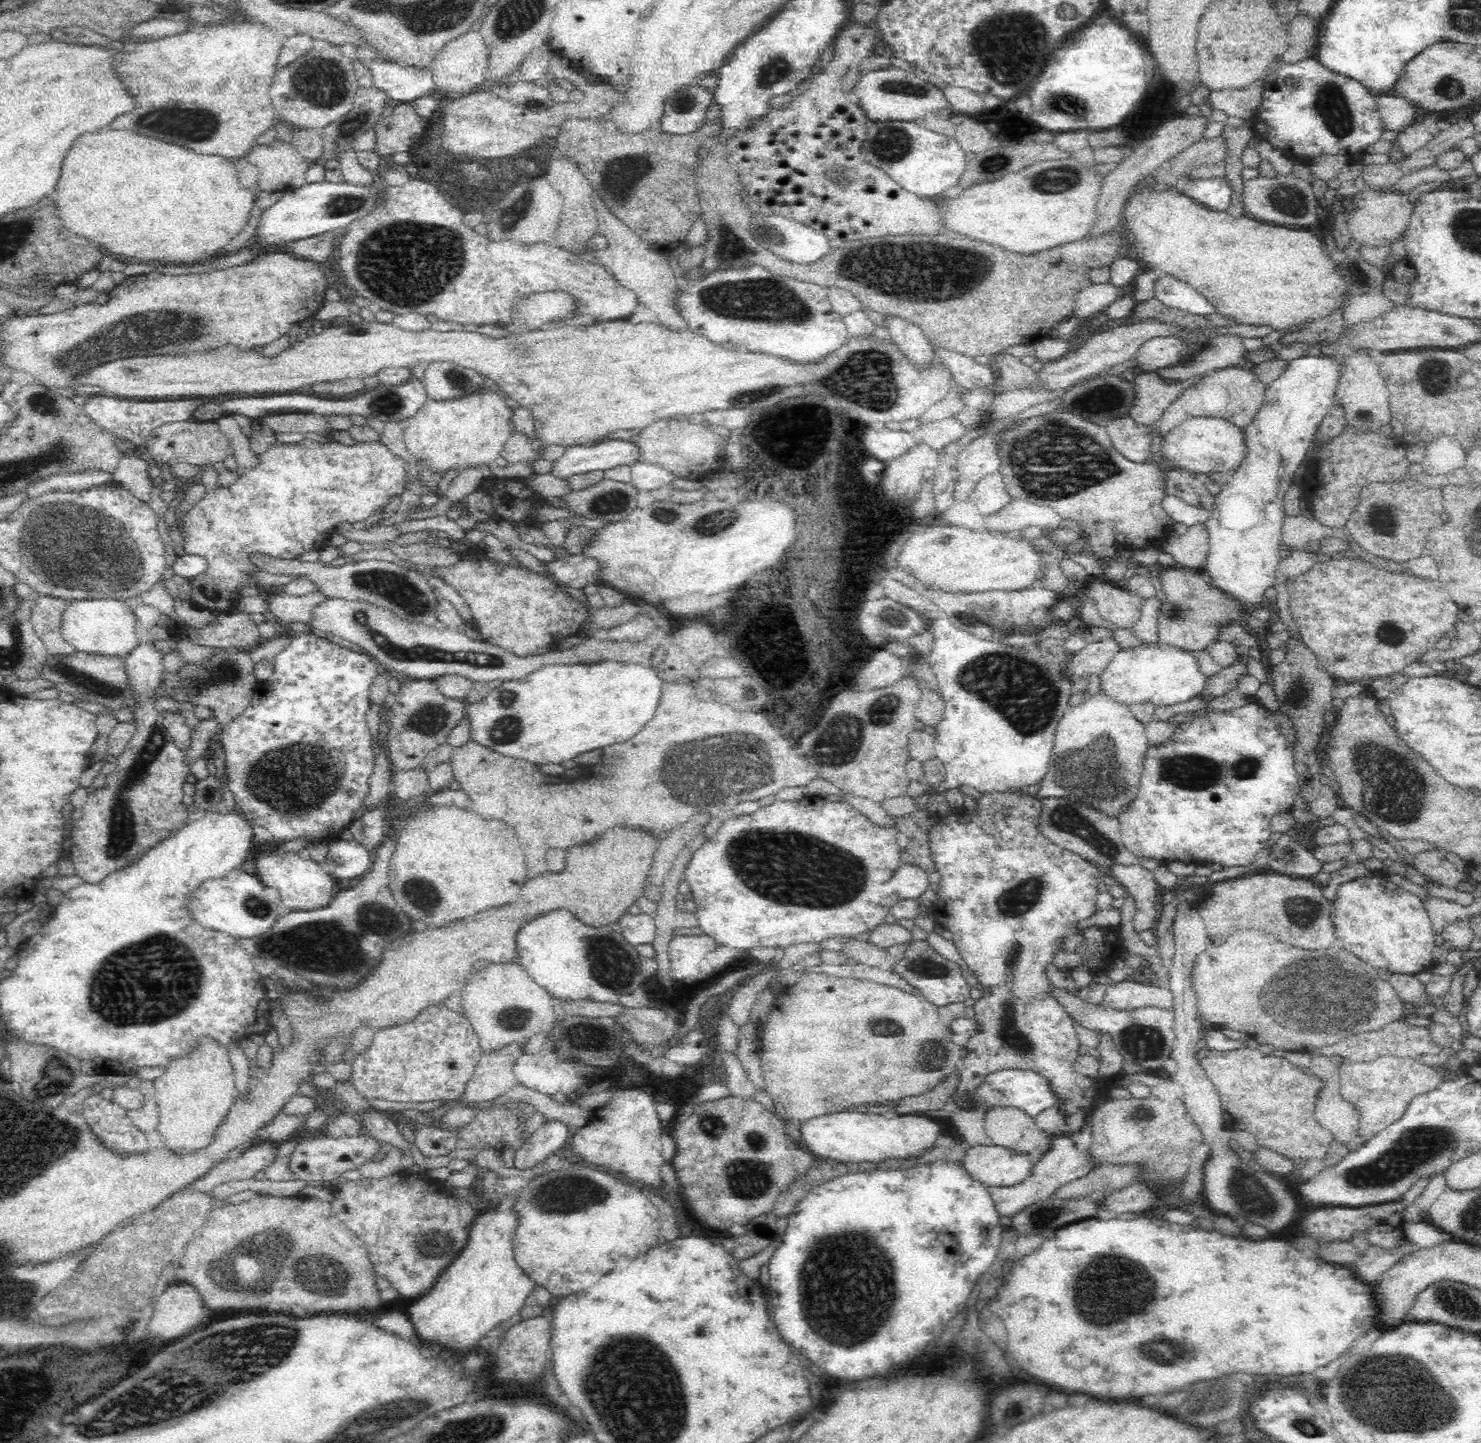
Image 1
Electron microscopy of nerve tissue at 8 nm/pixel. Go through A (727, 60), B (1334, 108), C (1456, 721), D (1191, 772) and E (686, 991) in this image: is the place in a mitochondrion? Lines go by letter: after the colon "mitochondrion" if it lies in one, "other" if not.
A: other
B: mitochondrion
C: other
D: mitochondrion
E: other

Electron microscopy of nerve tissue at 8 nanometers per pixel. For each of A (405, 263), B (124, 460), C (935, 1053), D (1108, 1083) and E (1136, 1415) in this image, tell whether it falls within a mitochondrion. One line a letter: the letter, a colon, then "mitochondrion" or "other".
A: mitochondrion
B: other
C: mitochondrion
D: other
E: other

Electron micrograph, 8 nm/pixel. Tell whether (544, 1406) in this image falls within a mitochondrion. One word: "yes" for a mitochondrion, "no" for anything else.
no

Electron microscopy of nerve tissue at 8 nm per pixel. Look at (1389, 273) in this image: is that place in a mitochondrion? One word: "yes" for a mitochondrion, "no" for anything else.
no

